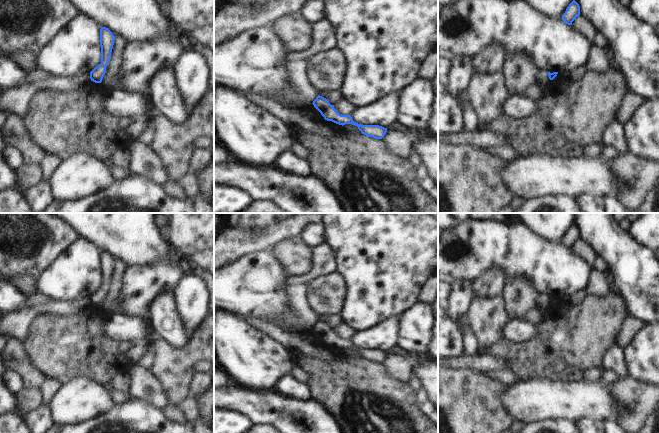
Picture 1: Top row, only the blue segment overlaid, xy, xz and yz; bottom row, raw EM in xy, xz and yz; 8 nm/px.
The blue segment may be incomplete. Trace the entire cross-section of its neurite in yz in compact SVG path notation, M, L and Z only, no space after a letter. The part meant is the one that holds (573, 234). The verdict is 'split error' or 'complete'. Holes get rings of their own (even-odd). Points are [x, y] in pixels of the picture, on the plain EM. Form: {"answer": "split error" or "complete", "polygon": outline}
{"answer": "complete", "polygon": "M573 224L567 231L565 237L562 239L562 244L568 249L572 249L572 246L580 239L580 230Z"}

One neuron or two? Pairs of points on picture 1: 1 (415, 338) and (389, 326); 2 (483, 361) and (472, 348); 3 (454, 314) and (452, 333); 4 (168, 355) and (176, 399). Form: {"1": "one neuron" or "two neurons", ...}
{"1": "two neurons", "2": "two neurons", "3": "two neurons", "4": "one neuron"}

